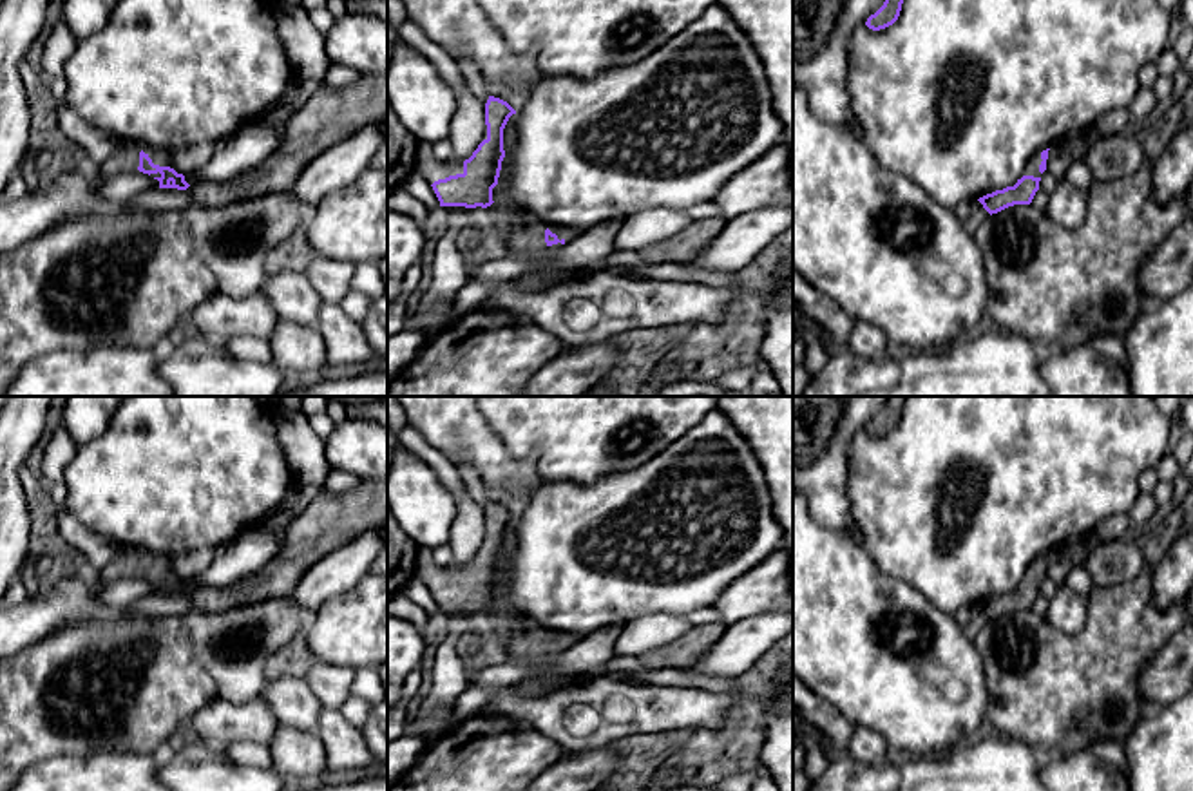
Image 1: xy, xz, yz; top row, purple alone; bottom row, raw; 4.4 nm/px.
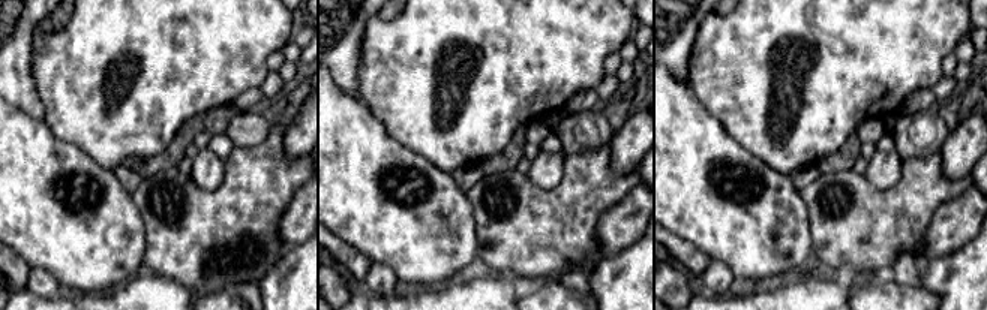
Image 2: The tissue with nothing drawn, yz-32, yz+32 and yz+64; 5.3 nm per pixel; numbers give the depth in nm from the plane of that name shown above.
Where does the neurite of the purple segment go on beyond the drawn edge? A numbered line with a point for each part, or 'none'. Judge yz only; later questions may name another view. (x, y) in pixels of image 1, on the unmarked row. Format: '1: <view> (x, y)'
1: yz (1032, 572)

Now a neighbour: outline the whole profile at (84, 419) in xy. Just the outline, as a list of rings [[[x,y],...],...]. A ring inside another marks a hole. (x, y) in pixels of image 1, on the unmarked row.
[[[67,396],[62,425],[78,443],[98,438],[127,396]]]

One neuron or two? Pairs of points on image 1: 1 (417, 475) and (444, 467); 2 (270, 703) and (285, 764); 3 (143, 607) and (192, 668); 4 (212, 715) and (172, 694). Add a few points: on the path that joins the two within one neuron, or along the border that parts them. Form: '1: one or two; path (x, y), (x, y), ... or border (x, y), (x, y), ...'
1: two; border (406, 447), (435, 473), (455, 500)
2: one; path (285, 717), (285, 750)
3: two; border (190, 609), (180, 614), (131, 612)
4: two; border (241, 703), (209, 701), (187, 721)

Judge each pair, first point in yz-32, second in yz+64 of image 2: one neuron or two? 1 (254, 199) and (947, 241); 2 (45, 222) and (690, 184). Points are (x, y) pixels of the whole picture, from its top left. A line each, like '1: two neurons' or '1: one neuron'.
1: two neurons
2: one neuron

